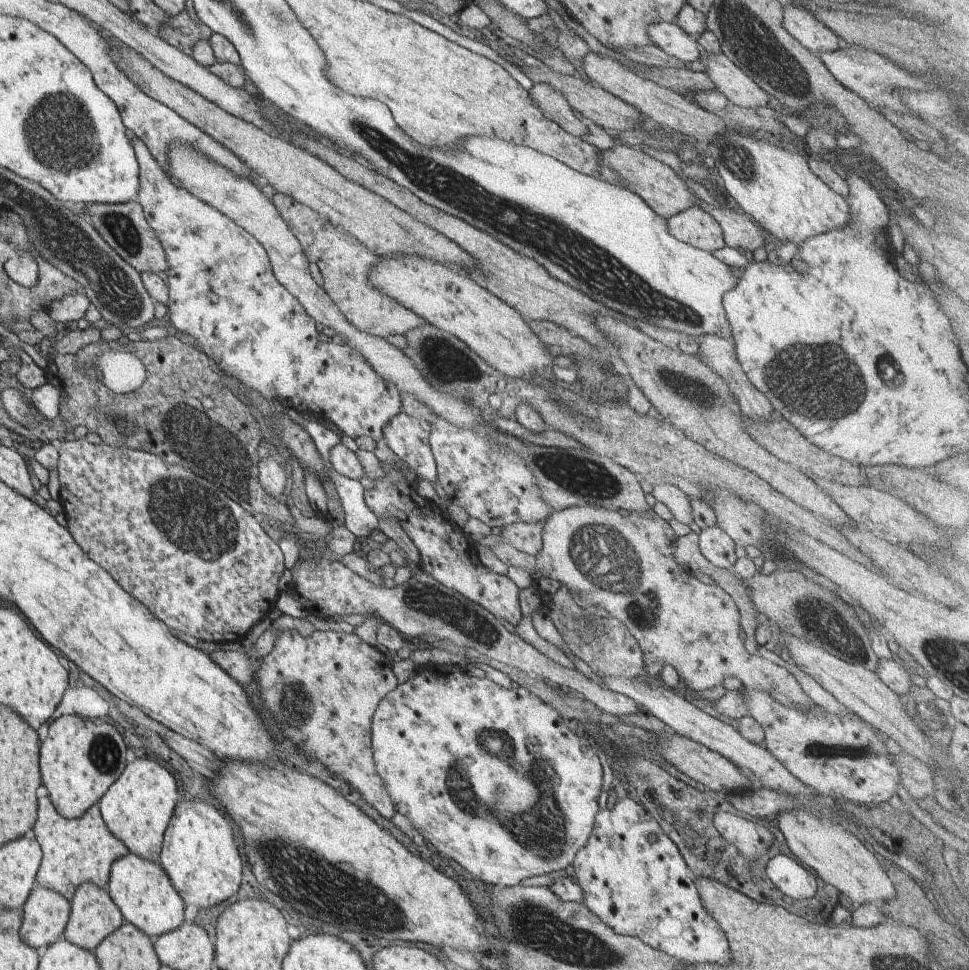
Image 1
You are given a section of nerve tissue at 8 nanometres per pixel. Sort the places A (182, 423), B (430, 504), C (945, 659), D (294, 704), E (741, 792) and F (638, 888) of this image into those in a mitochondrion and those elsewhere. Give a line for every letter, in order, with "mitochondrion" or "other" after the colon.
A: mitochondrion
B: other
C: mitochondrion
D: mitochondrion
E: other
F: other

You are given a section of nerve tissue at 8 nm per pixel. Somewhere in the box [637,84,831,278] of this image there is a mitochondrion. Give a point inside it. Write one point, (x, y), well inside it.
(741, 166)

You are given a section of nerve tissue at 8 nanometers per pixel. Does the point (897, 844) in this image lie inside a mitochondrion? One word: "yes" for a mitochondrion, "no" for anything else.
no

